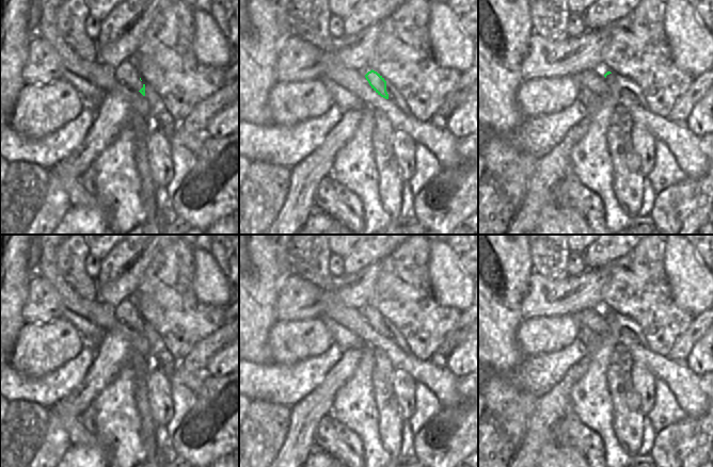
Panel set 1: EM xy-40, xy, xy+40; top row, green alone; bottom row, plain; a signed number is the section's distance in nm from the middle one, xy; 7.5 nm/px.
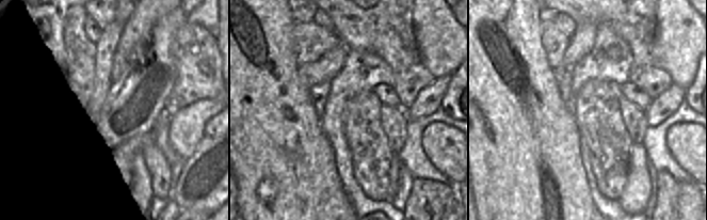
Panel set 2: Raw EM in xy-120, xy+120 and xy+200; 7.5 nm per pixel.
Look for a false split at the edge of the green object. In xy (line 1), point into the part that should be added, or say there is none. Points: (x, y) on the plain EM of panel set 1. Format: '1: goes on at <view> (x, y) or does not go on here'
1: goes on at xy (364, 309)

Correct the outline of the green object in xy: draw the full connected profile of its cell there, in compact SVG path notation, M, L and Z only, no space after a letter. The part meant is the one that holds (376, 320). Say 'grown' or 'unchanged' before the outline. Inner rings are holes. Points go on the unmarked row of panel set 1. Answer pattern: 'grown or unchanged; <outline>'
grown; M367 304L361 308L361 311L365 315L371 327L381 336L389 338L389 333L386 331L386 320L384 317L373 309Z

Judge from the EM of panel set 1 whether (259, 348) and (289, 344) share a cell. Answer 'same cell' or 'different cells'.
different cells

